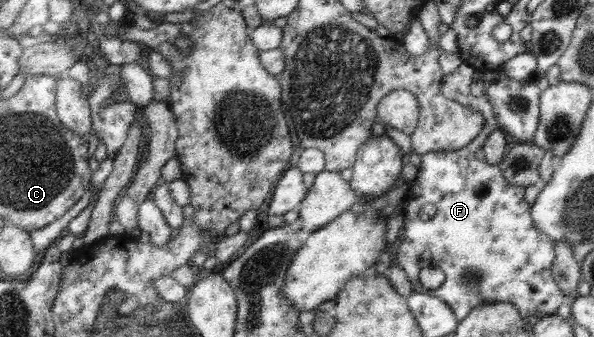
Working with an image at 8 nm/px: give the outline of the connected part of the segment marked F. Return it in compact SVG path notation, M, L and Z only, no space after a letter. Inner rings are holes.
M463 64L459 66L454 72L447 74L441 79L440 92L447 97L447 99L456 101L463 106L469 107L469 109L477 108L477 110L485 116L485 128L483 130L482 137L481 139L470 142L469 145L465 145L465 147L461 147L461 149L456 149L455 151L439 150L432 154L425 153L422 155L422 162L421 165L418 166L417 177L411 181L409 190L406 193L406 200L404 202L405 233L403 233L403 241L401 241L399 249L397 249L396 259L399 266L406 272L407 278L413 287L413 292L426 293L427 295L431 294L433 297L439 297L441 301L445 301L445 303L451 307L451 311L453 311L455 317L459 321L464 317L467 317L467 314L471 311L471 309L477 307L477 305L481 305L481 303L501 303L501 301L515 305L515 307L517 307L517 311L519 311L519 315L521 315L521 317L525 320L535 314L539 316L553 315L563 302L567 302L567 298L563 295L563 293L561 293L561 289L559 289L552 277L552 266L555 259L554 243L549 237L547 237L547 235L540 233L534 227L532 221L532 205L527 203L525 200L525 188L507 183L507 181L505 181L503 171L501 171L498 164L490 164L489 162L481 161L475 156L477 149L482 148L482 145L484 144L483 140L486 140L487 137L491 135L491 131L499 129L497 125L497 118L495 118L495 114L493 113L493 106L491 106L487 97L485 95L476 97L471 94L471 88L469 85L473 83L473 75L475 75L475 72L476 71L469 65ZM425 204L433 204L437 206L437 214L430 219L429 222L422 222L419 218L419 212ZM428 266L439 267L439 269L443 270L443 273L445 274L445 282L436 290L423 288L419 281L420 271Z

